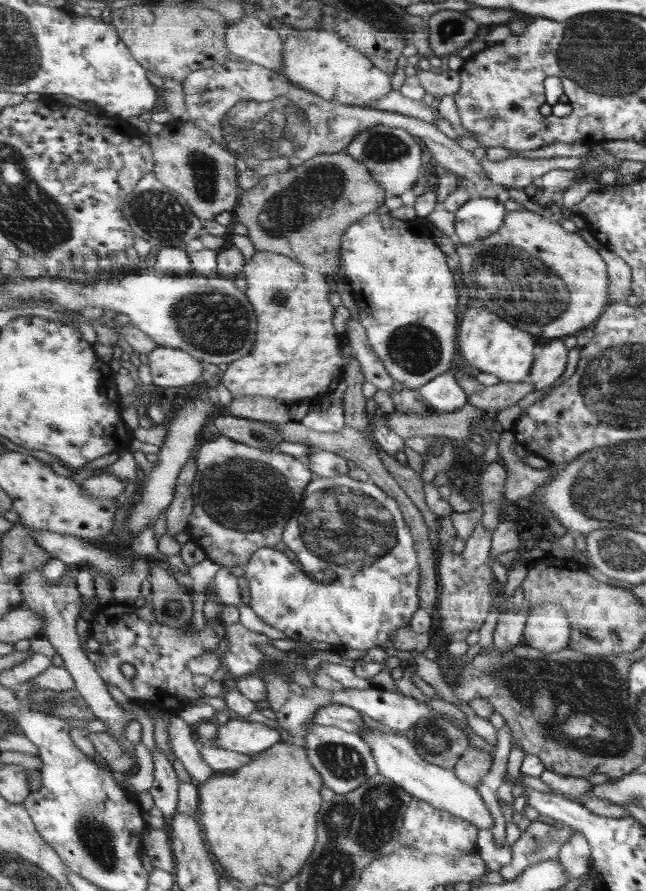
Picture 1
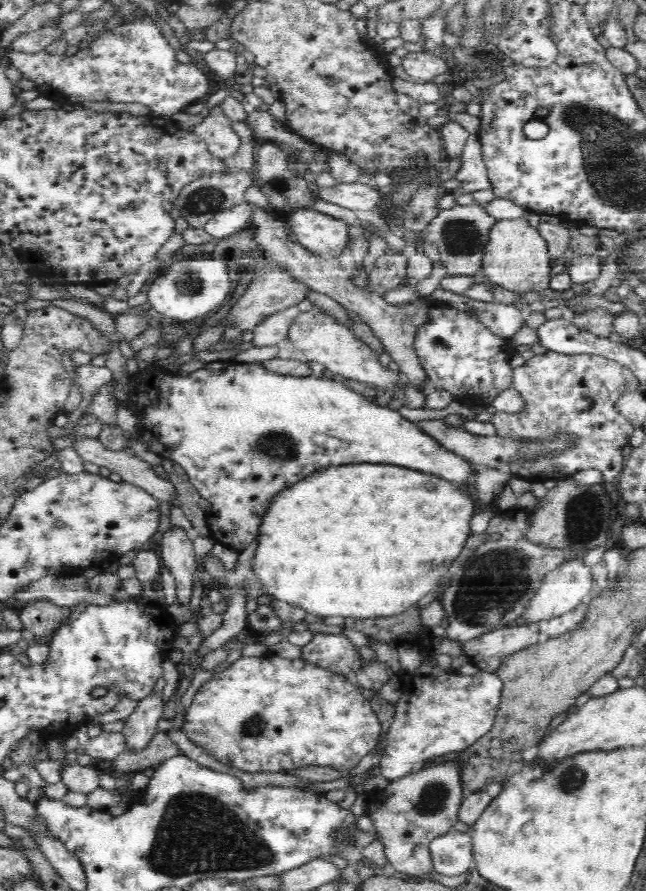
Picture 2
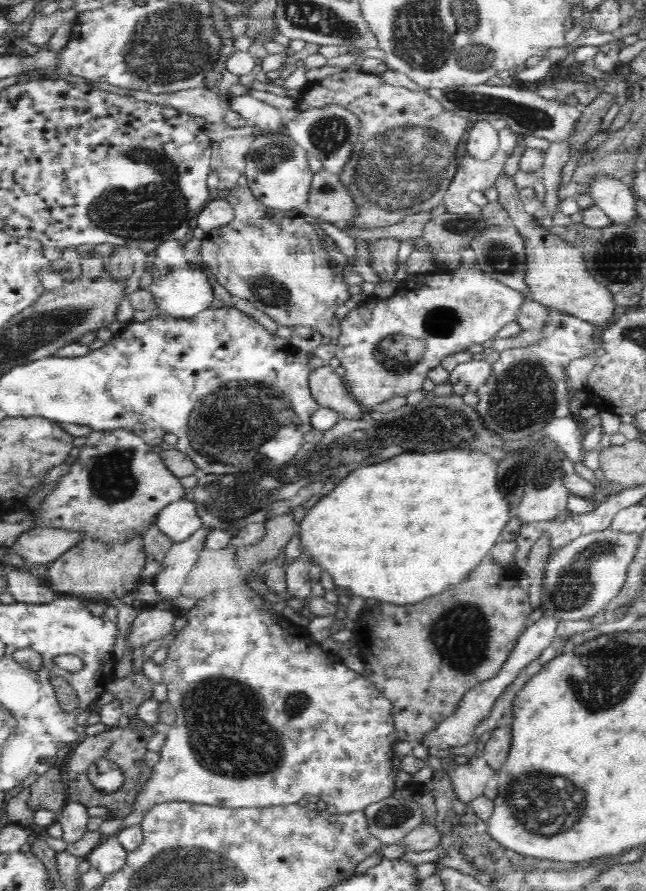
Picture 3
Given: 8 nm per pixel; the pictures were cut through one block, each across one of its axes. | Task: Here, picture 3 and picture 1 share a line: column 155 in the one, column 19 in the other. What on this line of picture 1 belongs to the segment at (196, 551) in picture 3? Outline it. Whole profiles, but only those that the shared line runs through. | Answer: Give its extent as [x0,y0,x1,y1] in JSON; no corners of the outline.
[18,570,138,756]

